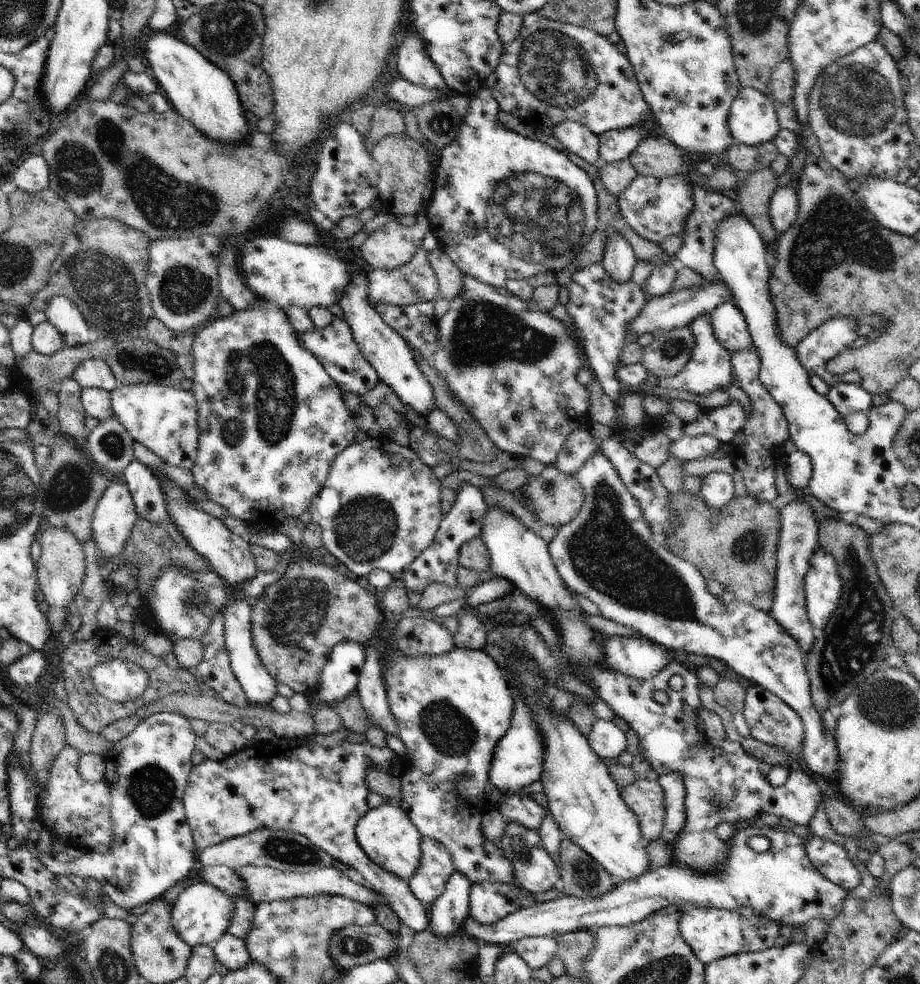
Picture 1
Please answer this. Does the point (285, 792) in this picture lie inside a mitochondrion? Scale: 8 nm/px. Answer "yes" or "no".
no

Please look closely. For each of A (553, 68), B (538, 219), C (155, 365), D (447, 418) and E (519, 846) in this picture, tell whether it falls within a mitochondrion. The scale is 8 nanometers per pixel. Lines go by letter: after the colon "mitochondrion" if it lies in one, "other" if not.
A: mitochondrion
B: mitochondrion
C: mitochondrion
D: other
E: mitochondrion

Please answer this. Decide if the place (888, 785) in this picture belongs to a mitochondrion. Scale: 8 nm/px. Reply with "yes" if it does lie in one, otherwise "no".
no

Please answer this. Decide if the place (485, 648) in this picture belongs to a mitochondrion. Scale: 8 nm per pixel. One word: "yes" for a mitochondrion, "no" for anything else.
no

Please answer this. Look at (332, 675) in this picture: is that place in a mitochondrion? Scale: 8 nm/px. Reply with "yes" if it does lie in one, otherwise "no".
no

